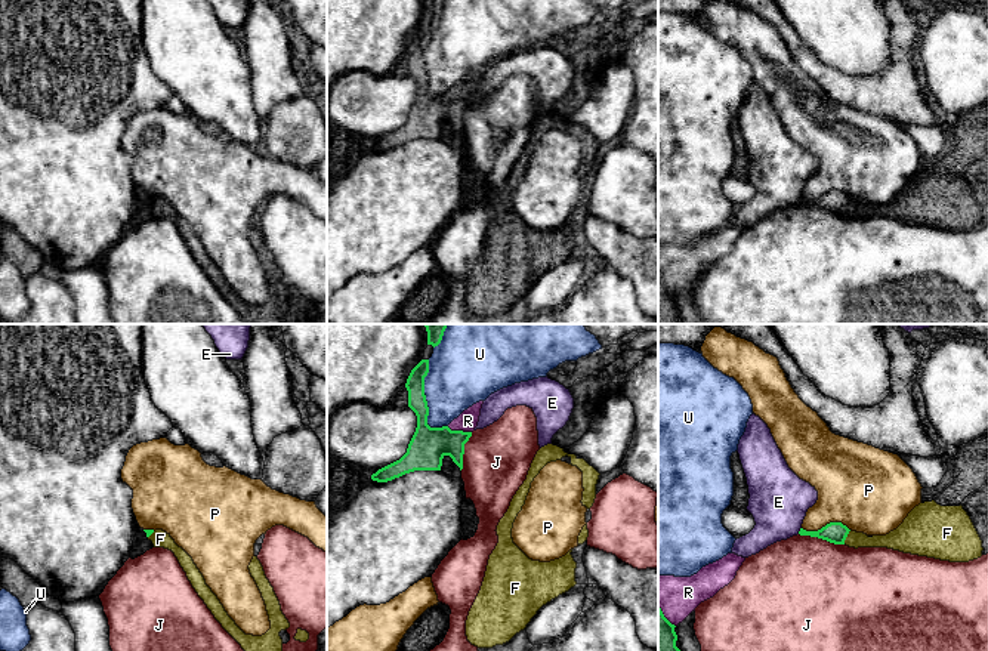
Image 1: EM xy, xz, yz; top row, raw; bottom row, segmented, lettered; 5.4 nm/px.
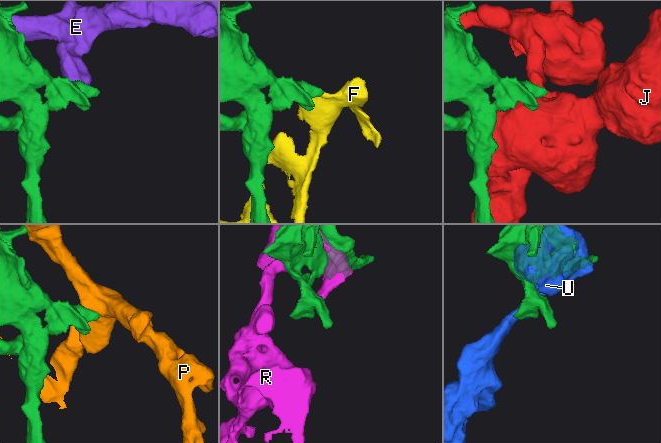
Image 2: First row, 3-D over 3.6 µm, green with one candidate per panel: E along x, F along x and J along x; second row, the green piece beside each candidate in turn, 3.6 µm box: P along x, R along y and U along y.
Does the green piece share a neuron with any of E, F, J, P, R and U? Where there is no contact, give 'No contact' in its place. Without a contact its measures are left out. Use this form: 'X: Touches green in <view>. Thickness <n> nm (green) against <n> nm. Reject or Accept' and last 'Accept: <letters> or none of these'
E: Touches green in yz. Thickness 120 nm (green) against 320 nm. Reject
F: Touches green in yz. Thickness 120 nm (green) against 90 nm. Reject
J: Touches green in yz. Thickness 120 nm (green) against 480 nm. Reject
P: Touches green in yz. Thickness 120 nm (green) against 380 nm. Reject
R: Touches green in xz. Thickness 200 nm (green) against 110 nm. Reject
U: Touches green in xz. Thickness 190 nm (green) against 360 nm. Reject
Accept: none of these

